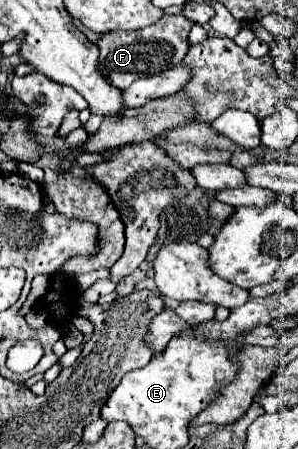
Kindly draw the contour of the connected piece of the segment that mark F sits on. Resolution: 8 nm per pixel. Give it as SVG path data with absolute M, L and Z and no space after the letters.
M164 16L158 22L140 28L140 30L112 30L102 34L94 44L100 50L98 56L98 70L104 74L104 78L124 90L124 86L130 86L136 78L160 74L160 70L168 70L172 66L178 66L188 52L188 34L194 24L188 22L184 16Z

